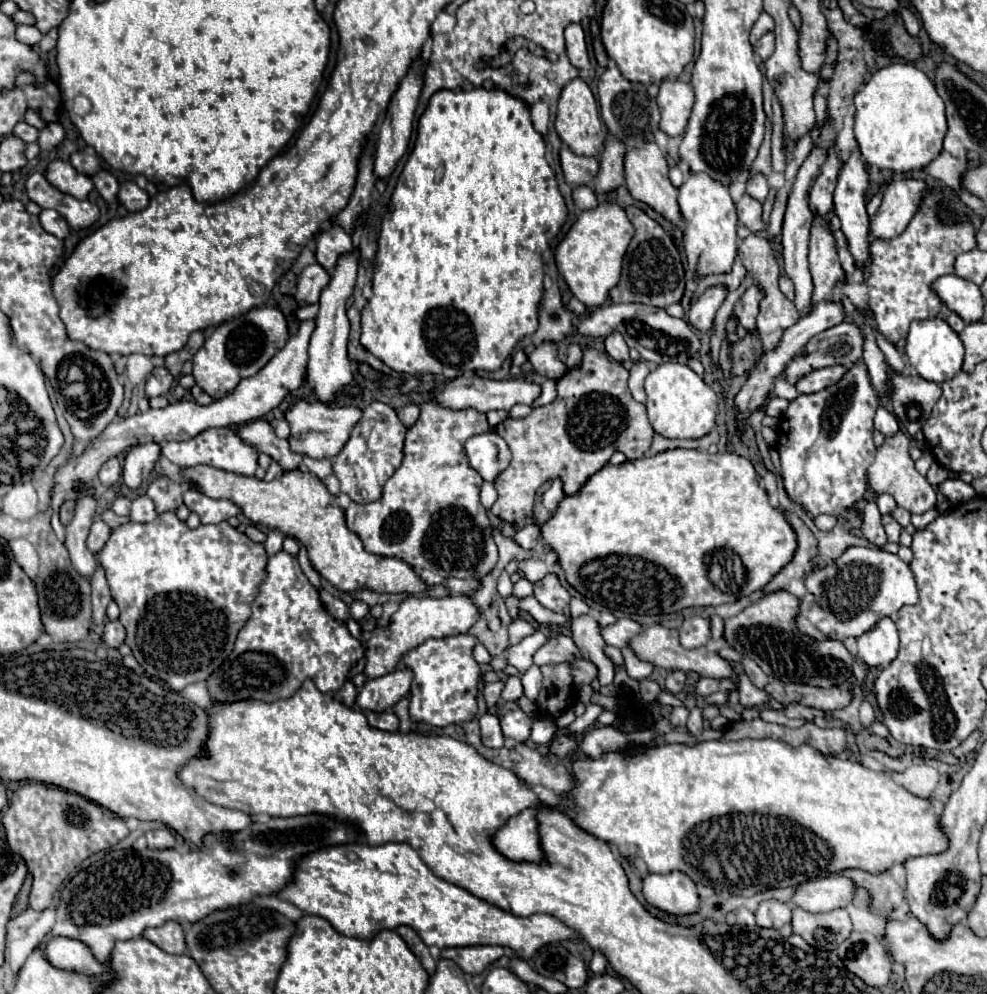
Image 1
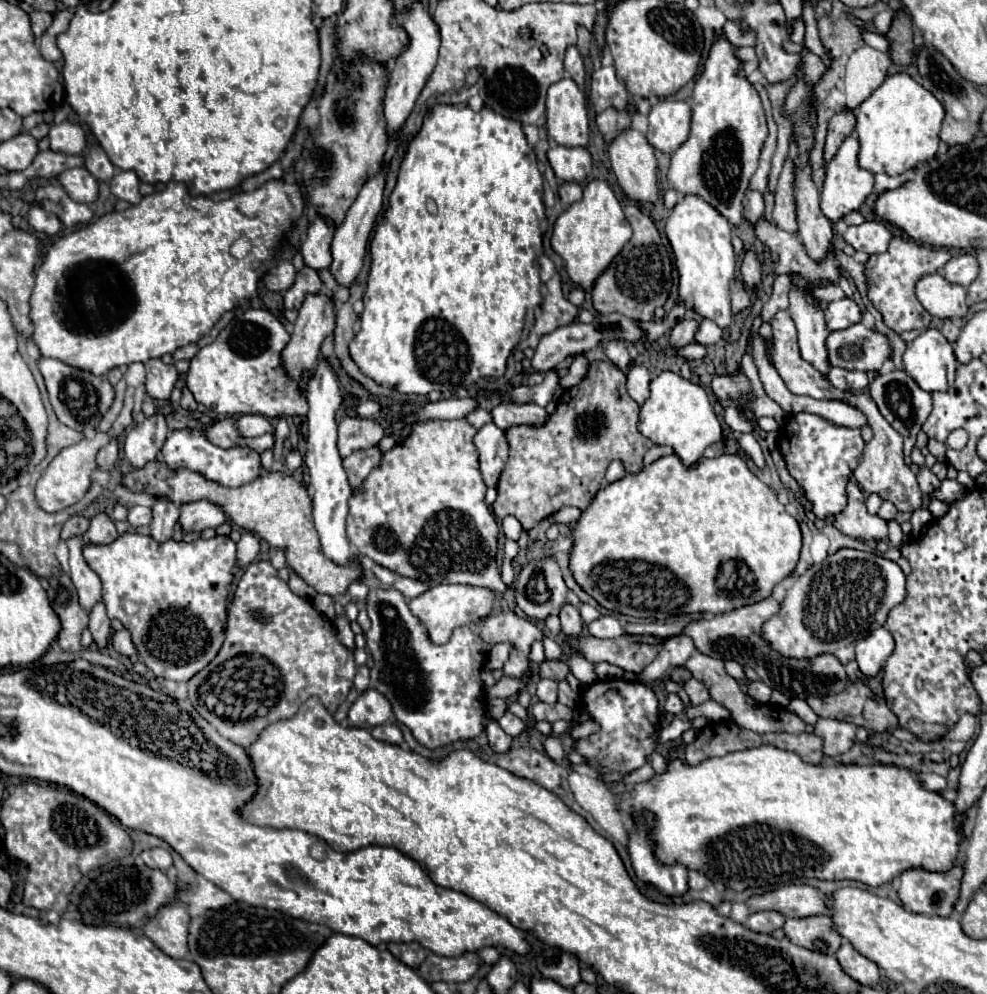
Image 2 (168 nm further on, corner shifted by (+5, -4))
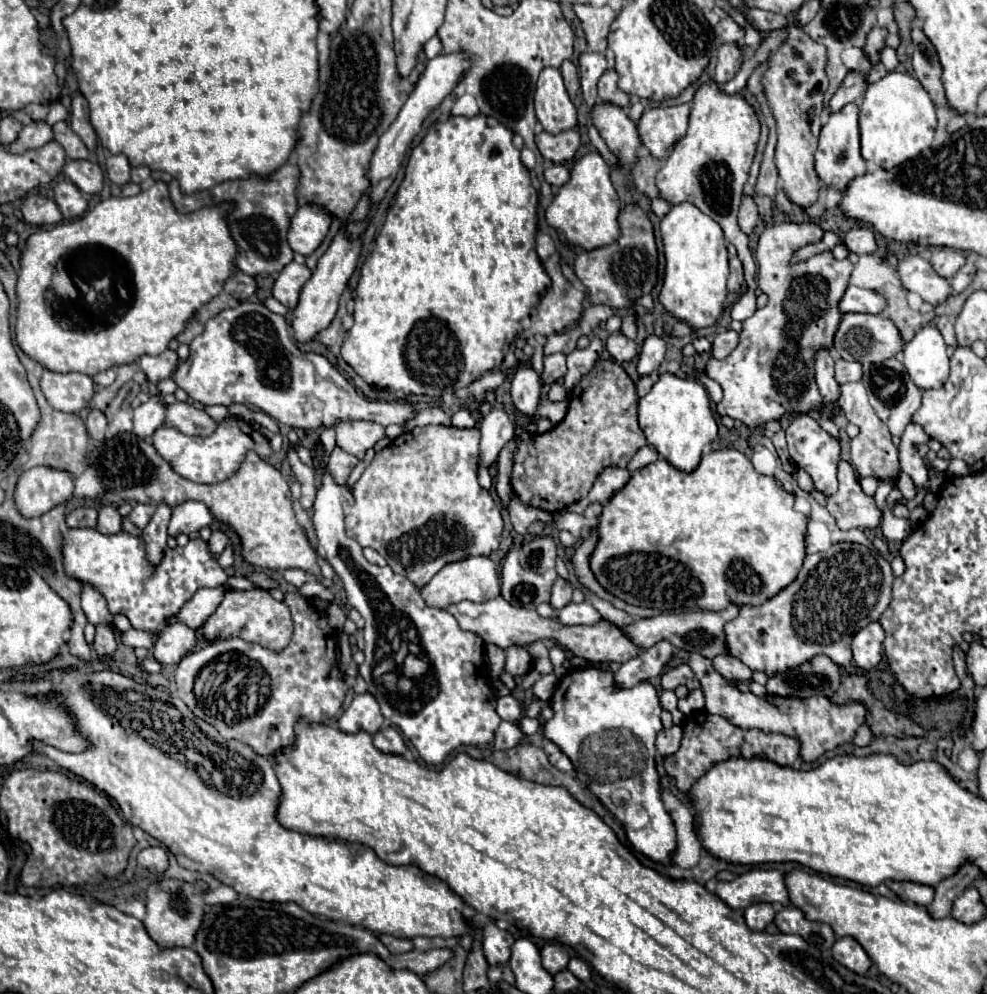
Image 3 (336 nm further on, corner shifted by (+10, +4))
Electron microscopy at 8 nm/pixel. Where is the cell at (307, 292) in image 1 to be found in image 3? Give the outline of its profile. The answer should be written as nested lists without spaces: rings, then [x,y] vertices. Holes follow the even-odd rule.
[[[291,261],[279,273],[279,277],[277,277],[275,285],[273,285],[273,297],[281,305],[293,309],[297,305],[297,301],[299,301],[299,293],[303,289],[303,285],[309,281],[309,277],[311,277],[311,271],[307,269],[307,265]]]

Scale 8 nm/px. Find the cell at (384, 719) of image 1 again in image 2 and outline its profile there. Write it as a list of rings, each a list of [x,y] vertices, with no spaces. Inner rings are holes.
[[[386,723],[386,725],[378,725],[378,727],[372,727],[370,733],[378,739],[378,741],[386,741],[386,743],[392,743],[392,745],[400,745],[404,739],[402,739],[402,731],[394,725],[394,723]]]

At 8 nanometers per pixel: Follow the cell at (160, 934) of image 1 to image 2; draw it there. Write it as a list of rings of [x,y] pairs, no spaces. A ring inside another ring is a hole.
[[[178,901],[162,907],[158,915],[144,925],[142,931],[166,955],[174,959],[184,959],[188,955],[188,923],[188,905]]]

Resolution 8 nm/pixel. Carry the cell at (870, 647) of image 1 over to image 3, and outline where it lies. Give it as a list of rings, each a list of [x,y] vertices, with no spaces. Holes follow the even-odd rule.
[[[869,623],[863,627],[851,643],[853,649],[853,661],[861,669],[873,669],[883,657],[883,639],[885,633],[879,623]]]

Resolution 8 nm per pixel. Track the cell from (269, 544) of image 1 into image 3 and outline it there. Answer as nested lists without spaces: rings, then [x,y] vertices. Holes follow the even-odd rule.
[[[292,569],[292,571],[285,571],[285,573],[283,573],[283,577],[299,589],[305,583],[307,573],[301,569]]]

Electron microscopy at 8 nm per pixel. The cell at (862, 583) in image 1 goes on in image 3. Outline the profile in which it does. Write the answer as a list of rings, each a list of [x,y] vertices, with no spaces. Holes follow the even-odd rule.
[[[837,543],[827,551],[807,555],[803,569],[797,579],[779,591],[773,599],[763,605],[745,605],[739,609],[739,615],[725,625],[725,643],[727,653],[741,663],[745,663],[751,671],[763,671],[769,677],[785,673],[789,669],[799,667],[815,655],[827,655],[839,667],[847,667],[851,663],[851,639],[865,625],[877,621],[881,613],[889,607],[891,601],[891,585],[893,571],[889,561],[859,543]]]

